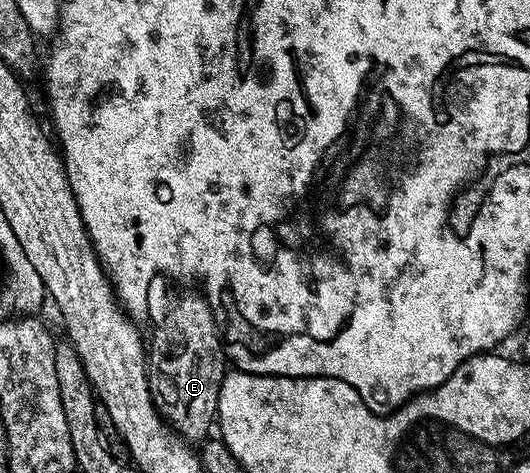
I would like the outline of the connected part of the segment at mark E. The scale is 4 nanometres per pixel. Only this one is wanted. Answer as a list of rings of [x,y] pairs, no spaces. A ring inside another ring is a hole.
[[[157,284],[154,289],[154,312],[151,314],[151,324],[156,324],[156,330],[152,333],[152,341],[150,337],[150,365],[154,372],[151,374],[151,384],[154,386],[155,402],[159,408],[161,416],[165,422],[170,423],[171,427],[180,434],[181,437],[187,439],[192,443],[200,443],[209,436],[208,428],[213,428],[214,422],[217,420],[218,414],[216,408],[220,402],[220,384],[224,382],[224,374],[226,372],[226,353],[224,342],[220,336],[220,331],[216,327],[216,321],[212,317],[212,309],[209,307],[208,302],[204,300],[203,296],[192,293],[175,293],[172,289],[167,289],[166,286]]]

